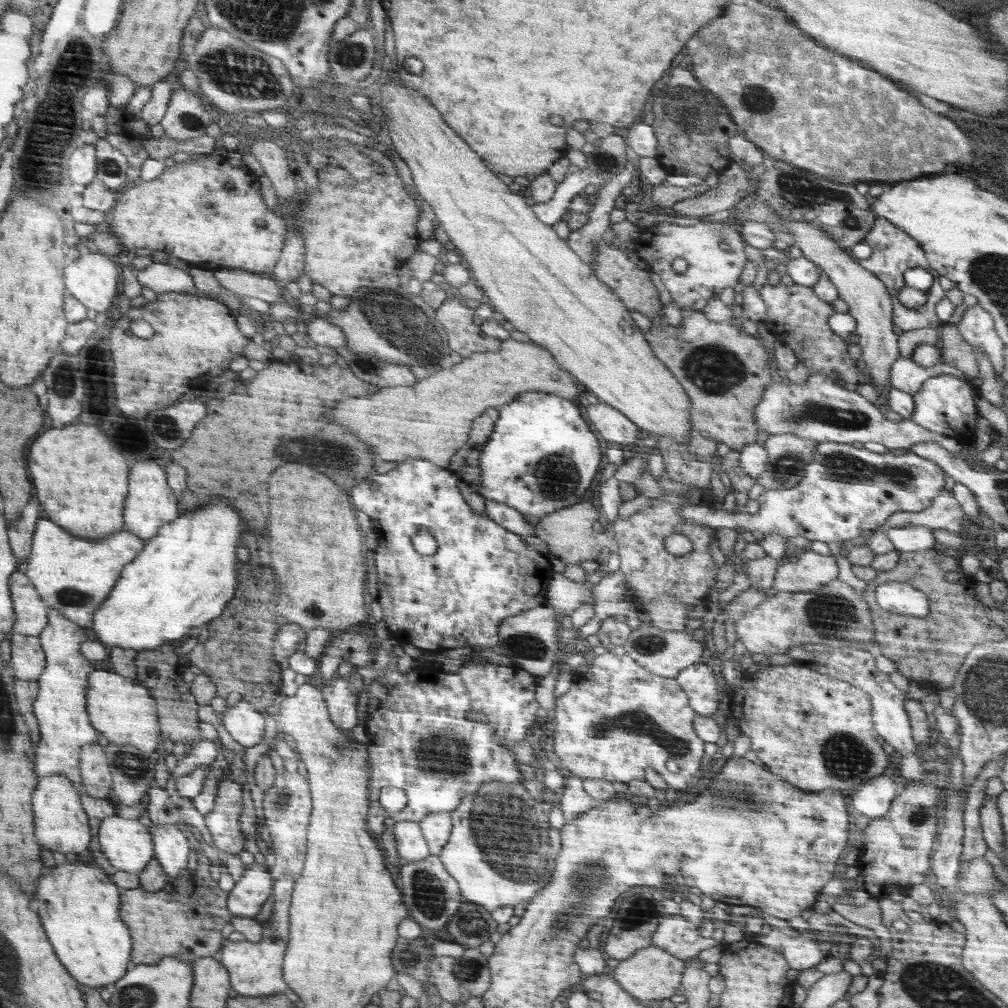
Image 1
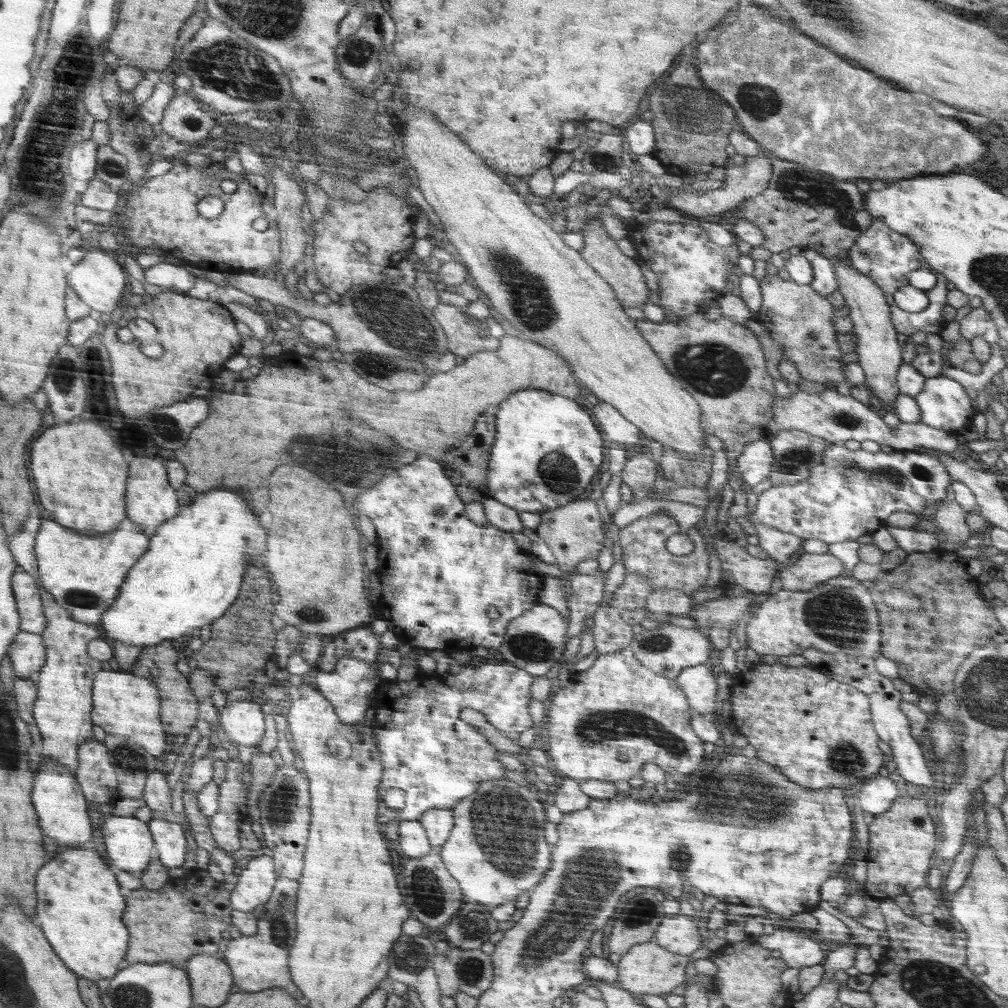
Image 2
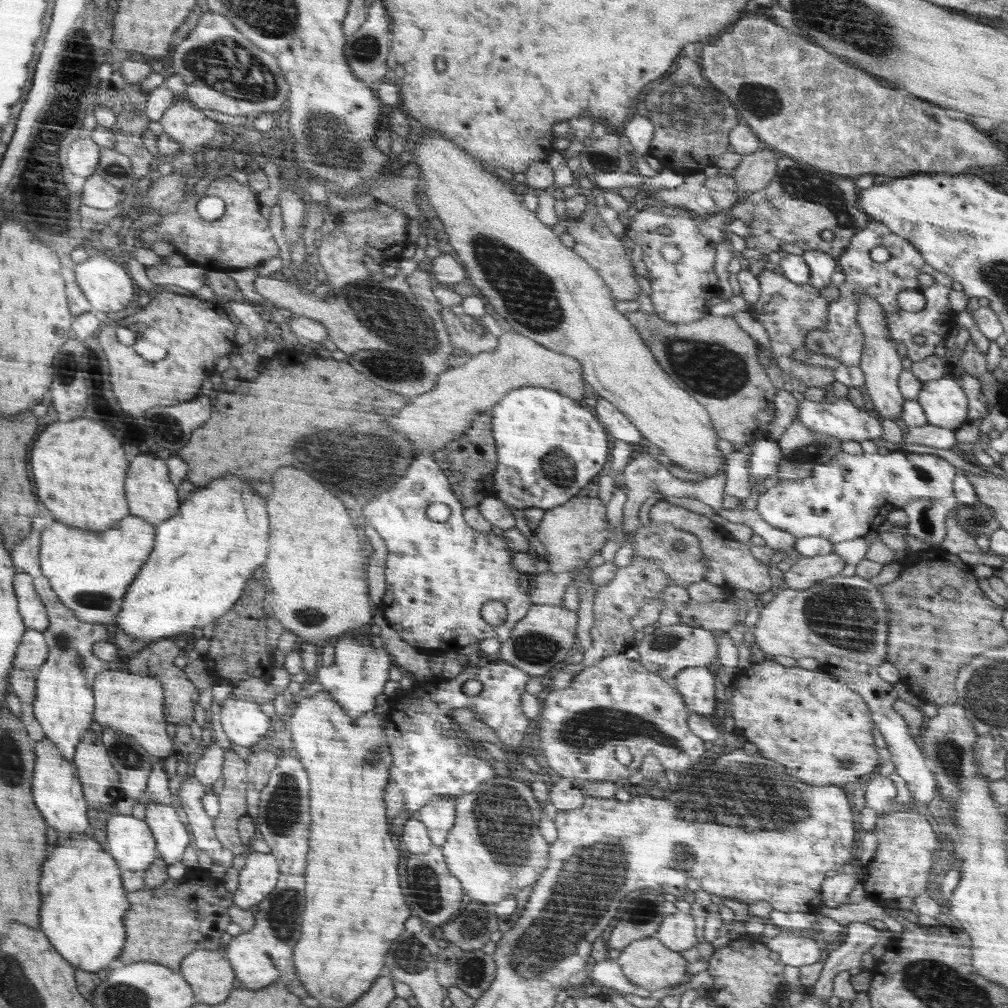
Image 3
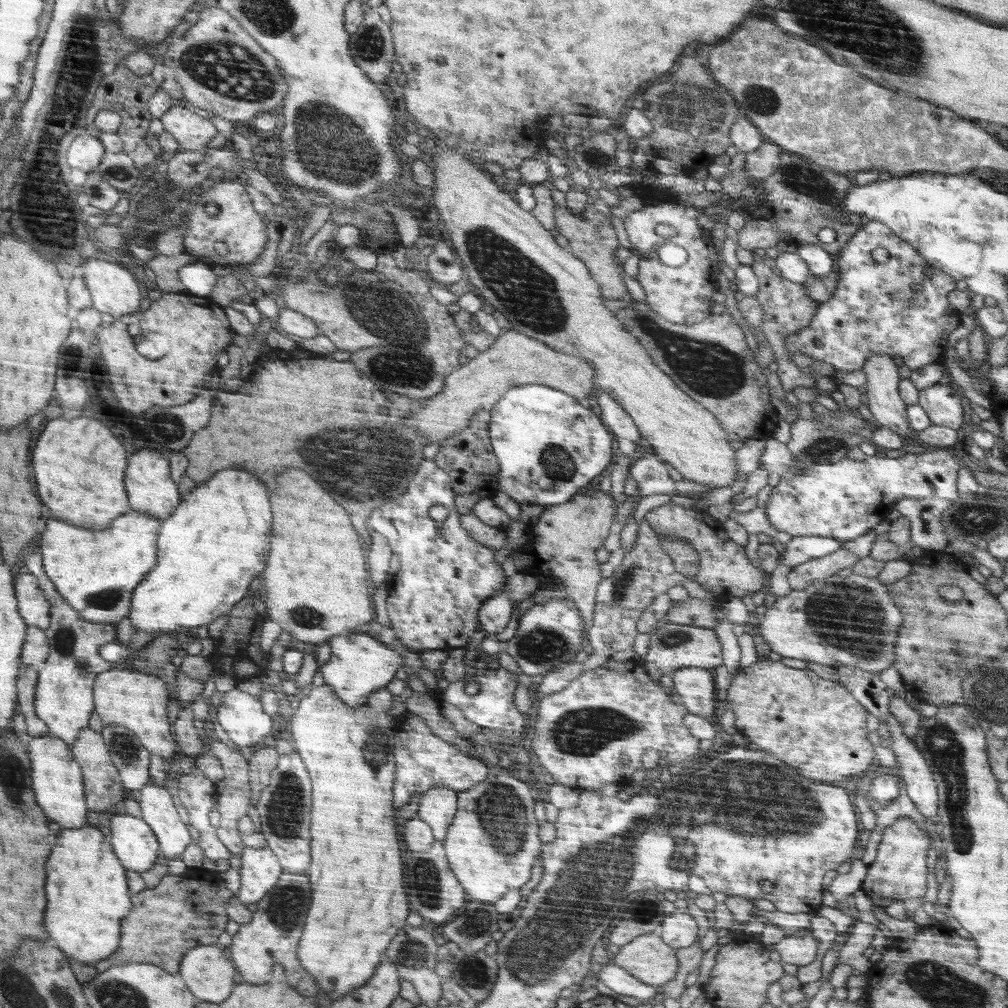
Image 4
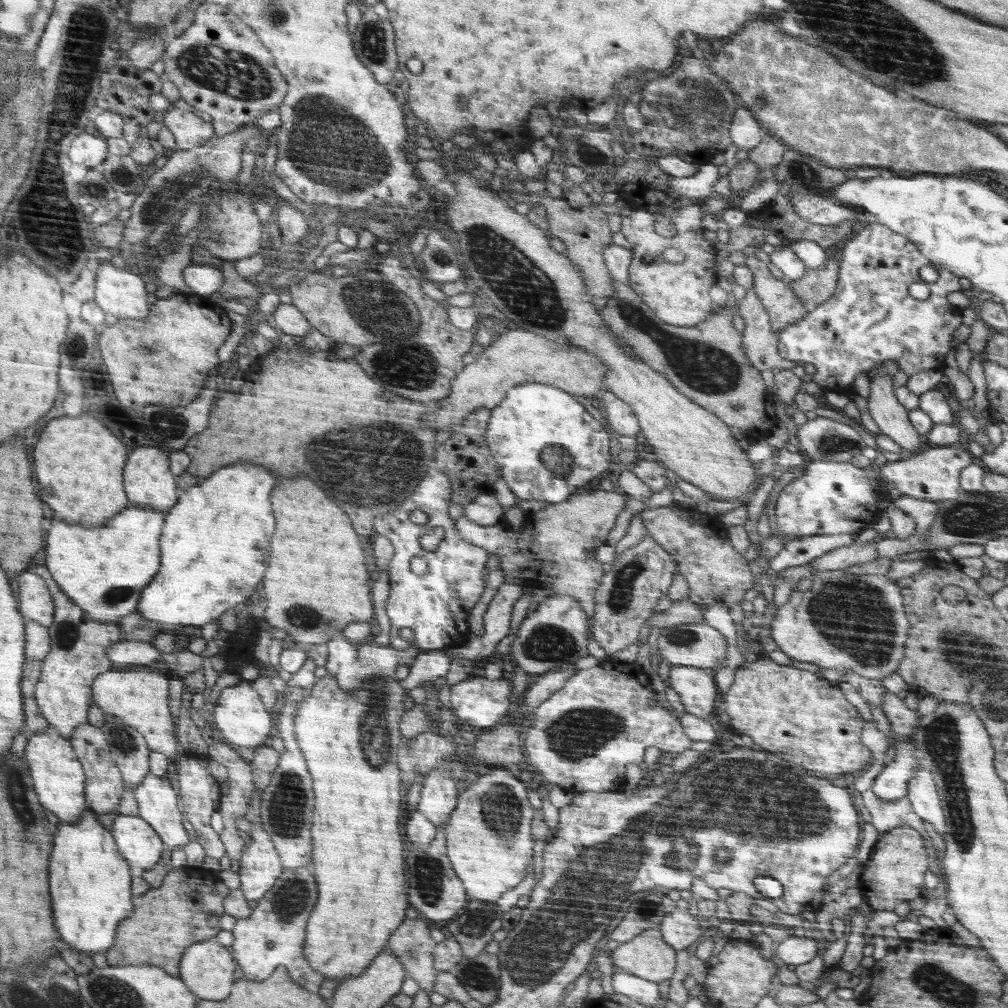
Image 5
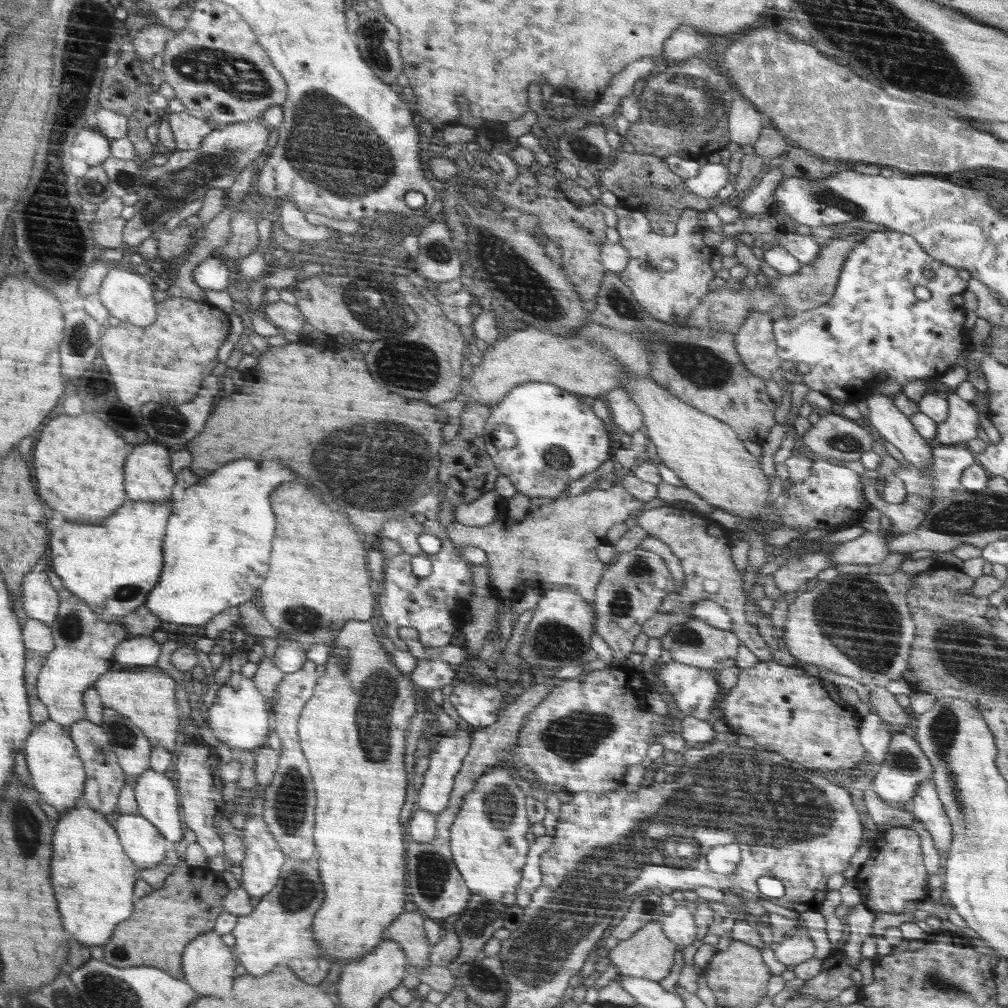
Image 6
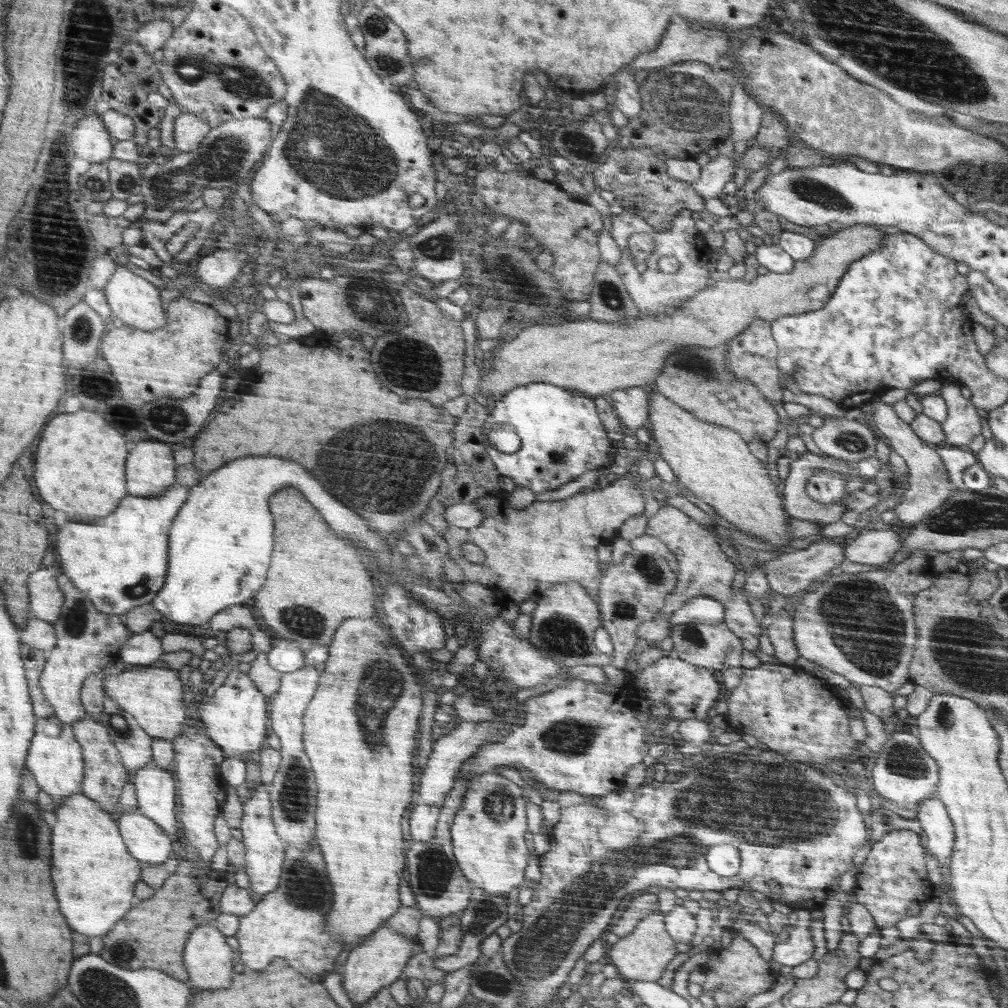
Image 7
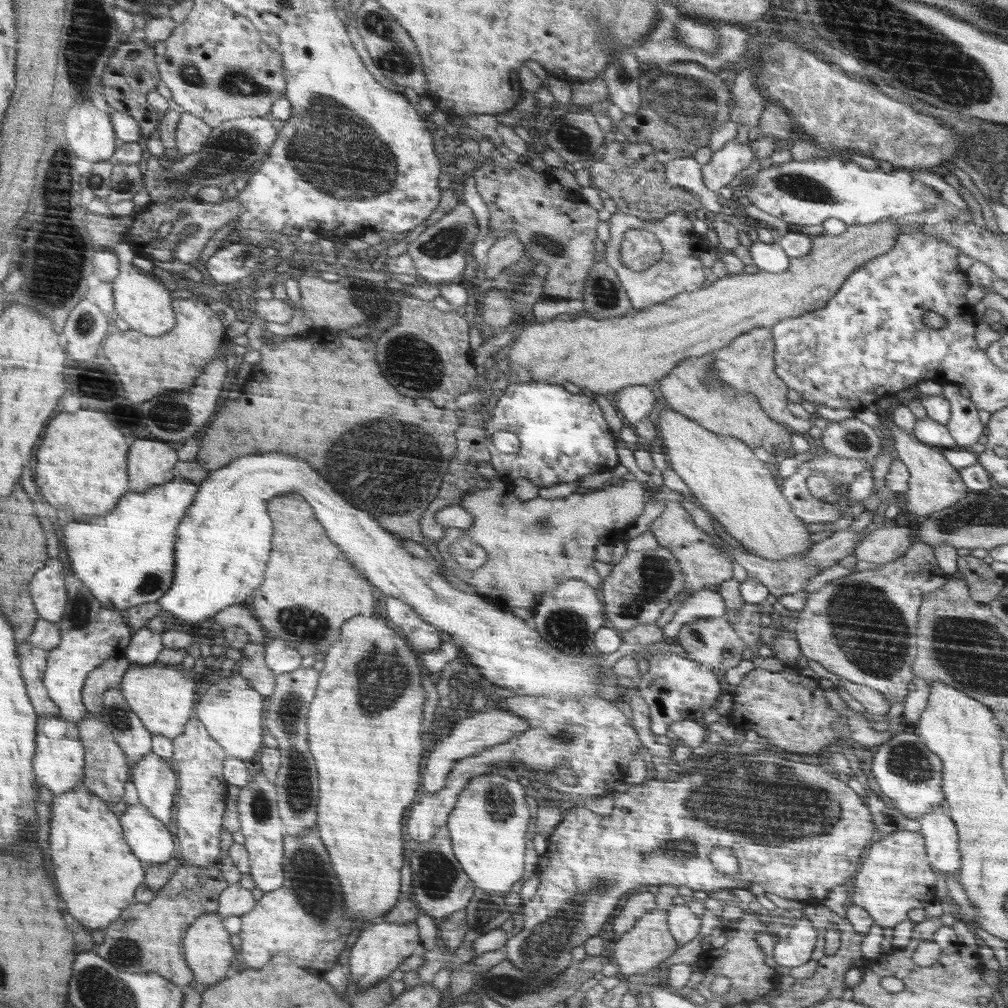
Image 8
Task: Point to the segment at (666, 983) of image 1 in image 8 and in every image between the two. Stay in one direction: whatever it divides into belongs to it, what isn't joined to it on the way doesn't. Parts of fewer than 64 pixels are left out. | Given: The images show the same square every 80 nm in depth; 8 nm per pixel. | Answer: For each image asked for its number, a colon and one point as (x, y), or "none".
2: (648, 968)
3: (647, 963)
4: (648, 958)
5: (648, 955)
6: (648, 953)
7: (643, 954)
8: (649, 942)

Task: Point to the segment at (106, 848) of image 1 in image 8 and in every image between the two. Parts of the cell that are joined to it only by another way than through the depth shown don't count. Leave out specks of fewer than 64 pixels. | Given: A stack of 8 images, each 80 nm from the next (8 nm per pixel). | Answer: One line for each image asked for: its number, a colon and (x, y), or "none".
2: (129, 845)
3: (129, 840)
4: (132, 840)
5: (138, 842)
6: (139, 837)
7: (150, 844)
8: (149, 837)

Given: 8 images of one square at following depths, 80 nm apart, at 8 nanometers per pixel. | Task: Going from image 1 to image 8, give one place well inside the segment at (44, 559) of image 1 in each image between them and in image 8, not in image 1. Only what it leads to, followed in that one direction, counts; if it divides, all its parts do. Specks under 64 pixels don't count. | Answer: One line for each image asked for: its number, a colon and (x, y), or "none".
2: (85, 573)
3: (91, 571)
4: (97, 570)
5: (105, 569)
6: (114, 567)
7: (120, 562)
8: (126, 558)

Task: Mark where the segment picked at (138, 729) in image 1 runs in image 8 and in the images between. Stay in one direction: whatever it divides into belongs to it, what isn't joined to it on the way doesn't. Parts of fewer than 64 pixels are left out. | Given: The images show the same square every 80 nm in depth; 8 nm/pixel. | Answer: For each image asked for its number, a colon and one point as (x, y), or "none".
2: (125, 705)
3: (135, 704)
4: (131, 698)
5: (140, 699)
6: (146, 697)
7: (152, 695)
8: (162, 697)

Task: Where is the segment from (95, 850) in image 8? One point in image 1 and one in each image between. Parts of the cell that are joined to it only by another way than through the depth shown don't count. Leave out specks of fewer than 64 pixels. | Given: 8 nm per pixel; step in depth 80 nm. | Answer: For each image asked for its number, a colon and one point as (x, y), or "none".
1: (79, 905)
2: (80, 904)
3: (84, 900)
4: (87, 889)
5: (90, 878)
6: (94, 876)
7: (95, 874)

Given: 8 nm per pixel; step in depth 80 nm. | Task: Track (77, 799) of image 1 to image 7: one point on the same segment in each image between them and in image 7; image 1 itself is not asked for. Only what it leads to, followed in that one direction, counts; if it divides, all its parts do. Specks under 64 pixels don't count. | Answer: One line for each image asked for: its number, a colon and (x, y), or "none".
2: (59, 795)
3: (59, 789)
4: (59, 779)
5: (59, 774)
6: (52, 753)
7: (58, 762)

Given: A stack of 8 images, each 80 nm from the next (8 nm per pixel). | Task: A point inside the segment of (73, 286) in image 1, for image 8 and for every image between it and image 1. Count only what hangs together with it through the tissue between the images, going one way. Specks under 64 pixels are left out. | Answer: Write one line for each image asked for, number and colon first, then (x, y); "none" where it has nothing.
2: (100, 281)
3: (108, 288)
4: (115, 291)
5: (118, 292)
6: (127, 296)
7: (135, 301)
8: (146, 305)

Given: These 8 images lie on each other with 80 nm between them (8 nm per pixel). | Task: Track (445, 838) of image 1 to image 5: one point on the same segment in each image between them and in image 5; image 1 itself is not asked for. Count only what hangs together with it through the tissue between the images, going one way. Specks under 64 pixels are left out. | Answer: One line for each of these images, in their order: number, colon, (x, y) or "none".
2: (438, 823)
3: (439, 815)
4: (437, 807)
5: (439, 796)

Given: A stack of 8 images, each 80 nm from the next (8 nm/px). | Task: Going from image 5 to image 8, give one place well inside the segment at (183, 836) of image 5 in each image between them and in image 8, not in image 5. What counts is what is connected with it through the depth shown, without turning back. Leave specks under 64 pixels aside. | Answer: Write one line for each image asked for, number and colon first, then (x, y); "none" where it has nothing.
6: (156, 797)
7: (154, 787)
8: (155, 783)

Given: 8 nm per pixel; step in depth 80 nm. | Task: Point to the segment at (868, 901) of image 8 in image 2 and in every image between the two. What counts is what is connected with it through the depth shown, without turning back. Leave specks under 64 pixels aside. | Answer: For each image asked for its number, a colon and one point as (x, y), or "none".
2: (898, 860)
3: (905, 840)
4: (898, 872)
5: (894, 872)
6: (894, 874)
7: (893, 877)

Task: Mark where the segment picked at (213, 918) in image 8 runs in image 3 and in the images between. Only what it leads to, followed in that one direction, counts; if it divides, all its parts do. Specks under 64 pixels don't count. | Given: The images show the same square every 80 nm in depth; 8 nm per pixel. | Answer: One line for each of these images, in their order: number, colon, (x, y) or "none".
3: (211, 977)
4: (205, 969)
5: (207, 968)
6: (208, 966)
7: (208, 958)

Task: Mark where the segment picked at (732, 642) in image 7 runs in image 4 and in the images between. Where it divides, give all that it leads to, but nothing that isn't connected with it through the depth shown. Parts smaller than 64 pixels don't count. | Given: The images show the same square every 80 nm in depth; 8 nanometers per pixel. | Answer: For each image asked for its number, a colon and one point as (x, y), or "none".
4: (673, 646)
5: (700, 645)
6: (694, 642)

